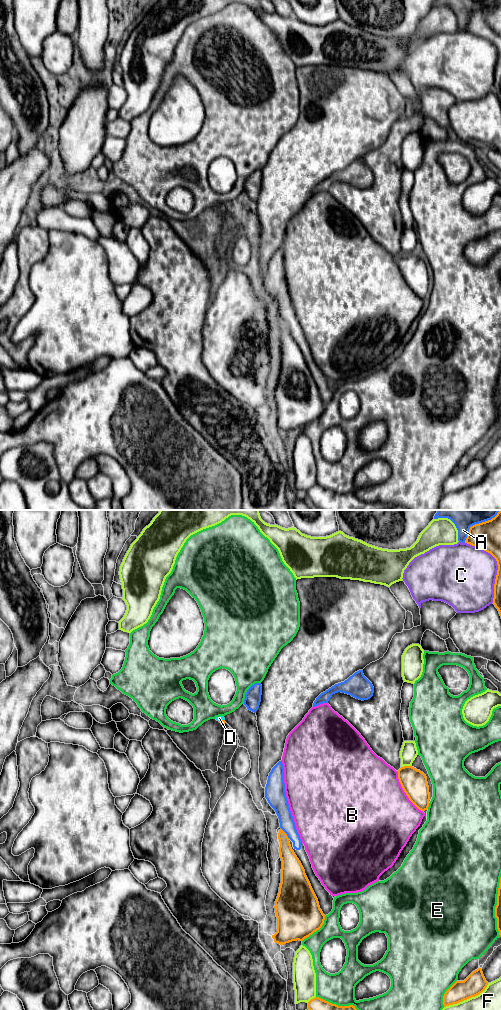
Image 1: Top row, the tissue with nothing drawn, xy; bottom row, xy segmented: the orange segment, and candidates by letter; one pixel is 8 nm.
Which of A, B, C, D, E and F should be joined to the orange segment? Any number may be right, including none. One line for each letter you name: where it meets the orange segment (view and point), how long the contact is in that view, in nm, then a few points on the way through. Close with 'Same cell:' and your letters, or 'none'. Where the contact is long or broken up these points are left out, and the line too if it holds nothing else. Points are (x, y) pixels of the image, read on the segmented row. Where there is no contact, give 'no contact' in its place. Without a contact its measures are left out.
D: xy (221, 720) | 50 nm | across xy (222, 721), (221, 720), (219, 718)
Same cell: D

